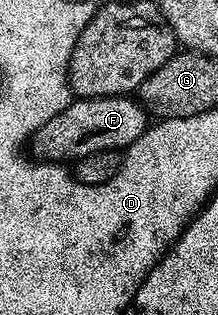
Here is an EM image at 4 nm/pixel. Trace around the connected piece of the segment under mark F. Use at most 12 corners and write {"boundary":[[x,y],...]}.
{"boundary":[[127,94],[75,98],[36,130],[47,162],[119,152],[148,129]]}

